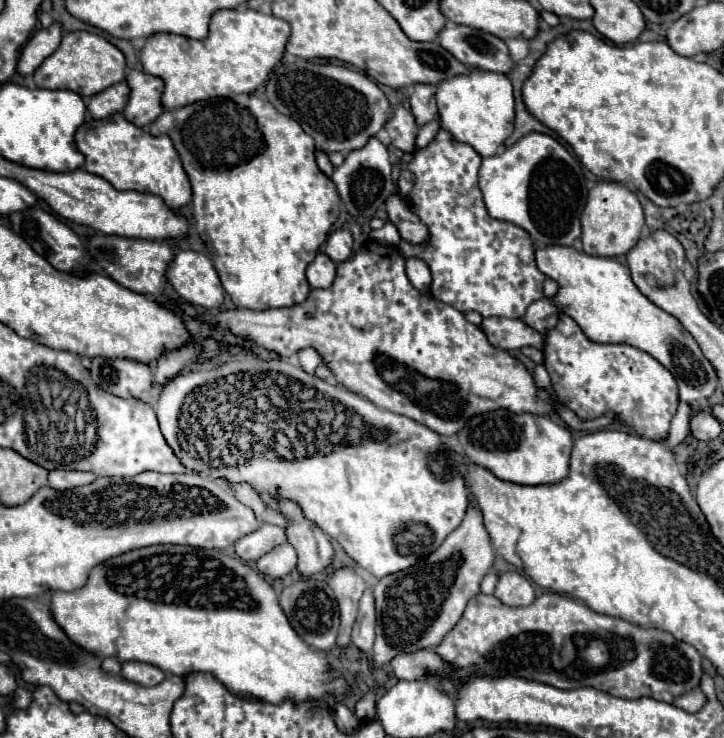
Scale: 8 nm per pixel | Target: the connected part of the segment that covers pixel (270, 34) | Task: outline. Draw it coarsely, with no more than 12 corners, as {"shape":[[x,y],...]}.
{"shape":[[253,9],[211,15],[201,41],[155,33],[139,53],[161,103],[253,93],[291,27]]}

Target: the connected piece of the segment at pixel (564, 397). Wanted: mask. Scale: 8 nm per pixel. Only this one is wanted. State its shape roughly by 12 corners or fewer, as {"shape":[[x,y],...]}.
{"shape":[[559,313],[543,365],[581,421],[667,439],[677,381]]}

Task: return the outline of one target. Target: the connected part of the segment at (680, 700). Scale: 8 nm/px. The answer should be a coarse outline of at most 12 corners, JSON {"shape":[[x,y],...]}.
{"shape":[[697,687],[673,699],[673,705],[693,713],[705,705],[705,695]]}

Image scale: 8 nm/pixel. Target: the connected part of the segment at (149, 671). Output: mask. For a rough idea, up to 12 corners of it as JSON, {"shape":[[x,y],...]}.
{"shape":[[123,663],[121,675],[141,685],[157,685],[167,677],[159,667]]}

